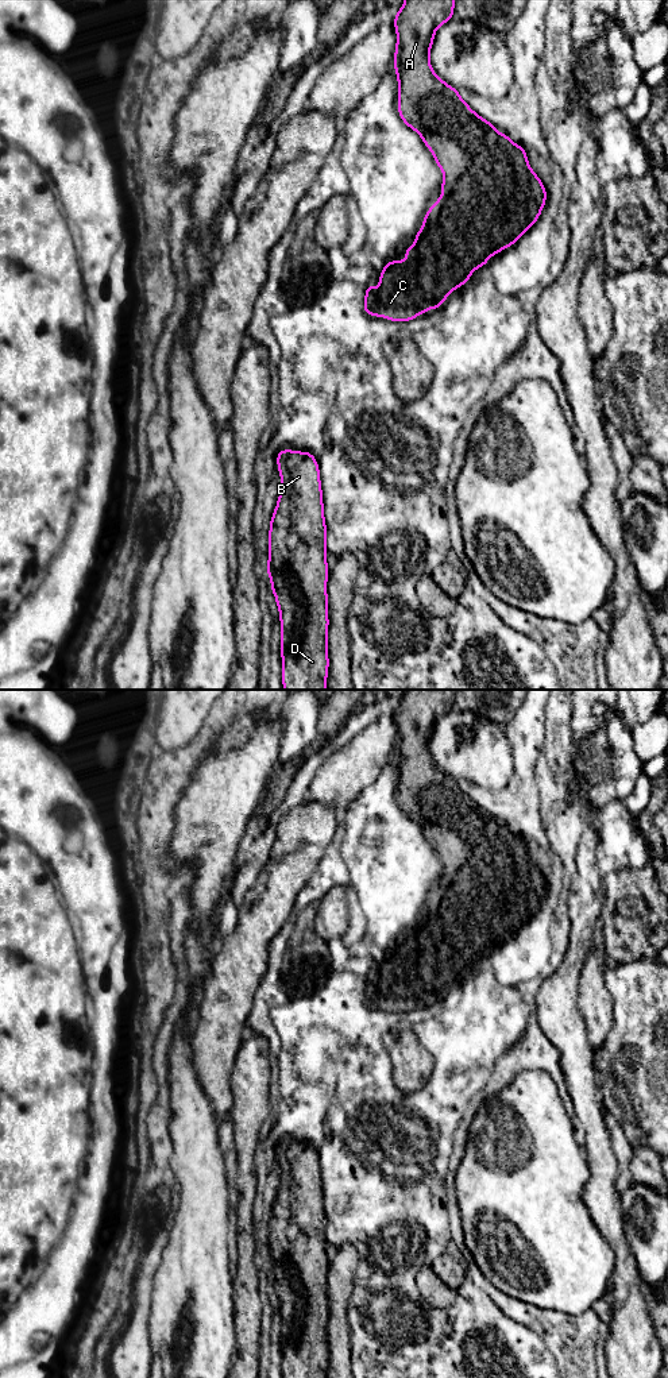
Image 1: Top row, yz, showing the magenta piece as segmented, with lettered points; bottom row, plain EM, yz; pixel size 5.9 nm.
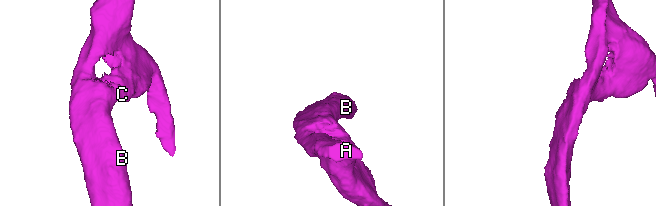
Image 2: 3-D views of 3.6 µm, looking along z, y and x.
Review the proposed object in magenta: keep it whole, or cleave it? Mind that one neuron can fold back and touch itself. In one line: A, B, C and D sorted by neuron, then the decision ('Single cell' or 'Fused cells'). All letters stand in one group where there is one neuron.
Groups: A B C D. Single cell

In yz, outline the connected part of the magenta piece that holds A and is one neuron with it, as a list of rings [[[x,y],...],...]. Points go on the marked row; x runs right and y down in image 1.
[[[403,0],[394,16],[397,43],[393,63],[398,81],[398,113],[430,150],[444,178],[441,197],[424,215],[424,224],[414,238],[414,244],[403,251],[408,259],[386,262],[378,289],[367,283],[364,313],[389,321],[412,321],[425,314],[428,308],[436,310],[455,289],[470,281],[476,269],[484,267],[493,255],[513,246],[538,220],[547,202],[547,189],[532,170],[524,147],[472,111],[459,90],[443,81],[432,69],[429,54],[435,34],[455,16],[453,8],[455,0]]]

